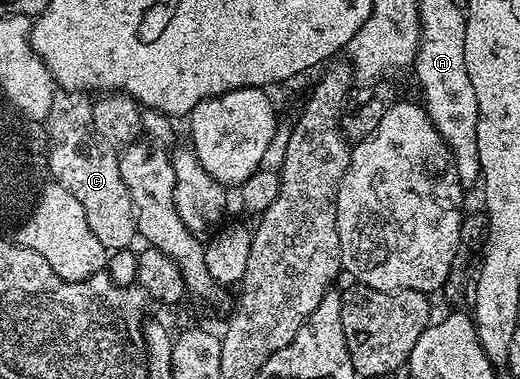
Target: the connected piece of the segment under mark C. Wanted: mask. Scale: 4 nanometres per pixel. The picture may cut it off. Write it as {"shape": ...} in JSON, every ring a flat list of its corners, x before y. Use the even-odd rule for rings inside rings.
{"shape":[[64,92,59,99,59,105,52,106,57,120,50,128,48,143,53,148,54,169,59,169,62,182,65,182,65,185,71,185,73,193,77,194,77,198,83,204,83,212,87,216,87,224,91,224,91,232,95,232,99,244,103,244,109,252,127,250,134,245,133,238,138,237,137,214,133,210,131,192,127,184,123,184,123,176,119,176,118,155,109,154,108,148,105,147,108,145,93,126,93,102,85,97,86,95,81,92]]}

